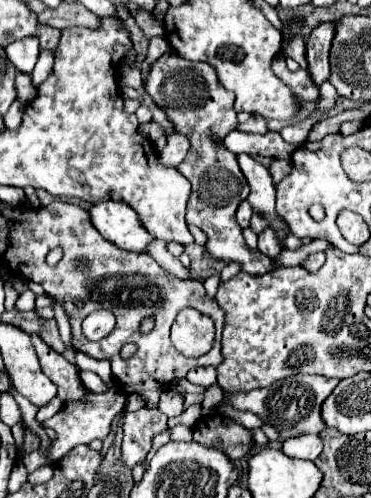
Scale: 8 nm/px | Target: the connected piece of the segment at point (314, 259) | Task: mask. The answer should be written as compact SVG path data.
M317 251L317 253L313 253L313 255L307 257L307 261L303 263L303 267L305 267L309 273L317 273L317 271L323 267L323 263L325 263L325 253L323 253L323 251Z

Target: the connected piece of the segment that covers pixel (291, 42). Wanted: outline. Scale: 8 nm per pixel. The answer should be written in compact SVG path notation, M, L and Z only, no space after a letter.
M294 37L290 38L287 41L287 44L284 49L284 55L287 57L291 57L296 60L301 68L307 68L307 61L305 58L305 41L303 37Z

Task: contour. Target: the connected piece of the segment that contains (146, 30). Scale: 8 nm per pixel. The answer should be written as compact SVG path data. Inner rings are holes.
M140 11L131 15L147 39L151 39L155 36L164 36L165 28L163 24L155 18L153 13Z

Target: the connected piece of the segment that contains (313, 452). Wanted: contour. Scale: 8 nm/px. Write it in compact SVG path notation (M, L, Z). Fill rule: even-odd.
M299 435L283 441L283 453L293 459L315 461L321 451L323 451L323 445L317 435Z

